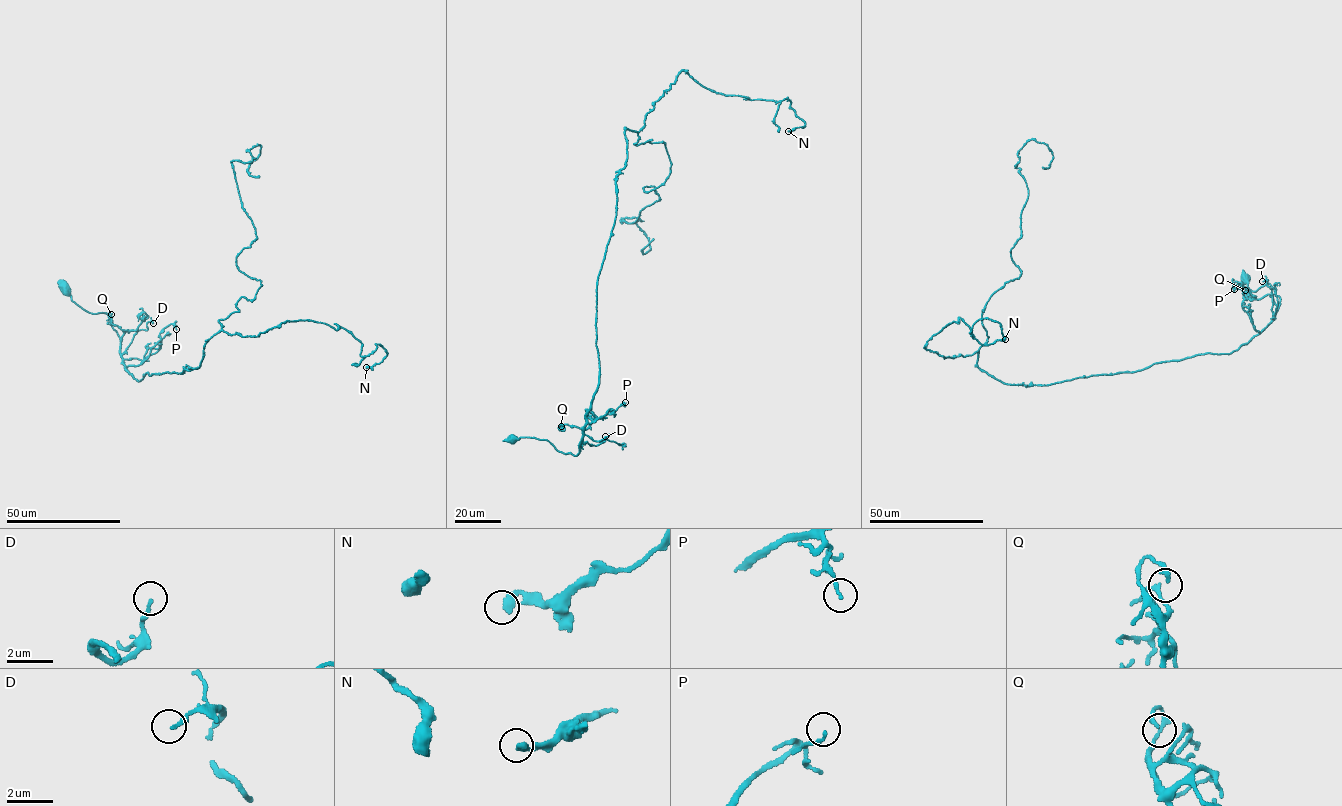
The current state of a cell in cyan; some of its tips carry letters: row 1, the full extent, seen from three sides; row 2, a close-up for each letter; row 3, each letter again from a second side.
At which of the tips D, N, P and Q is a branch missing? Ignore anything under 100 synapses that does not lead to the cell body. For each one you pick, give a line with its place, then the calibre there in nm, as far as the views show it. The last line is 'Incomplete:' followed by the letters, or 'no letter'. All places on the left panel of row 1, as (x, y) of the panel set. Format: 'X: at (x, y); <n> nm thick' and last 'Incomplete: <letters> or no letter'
Incomplete: no letter

